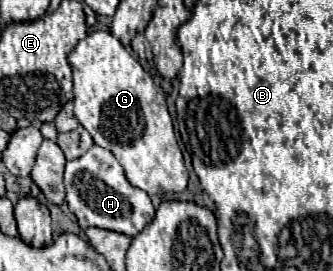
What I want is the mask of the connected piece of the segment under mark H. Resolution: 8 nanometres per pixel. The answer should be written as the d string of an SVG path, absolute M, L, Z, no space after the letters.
M92 145L82 157L66 163L64 185L68 191L68 209L76 215L76 221L82 229L100 227L106 231L136 237L156 213L148 193L138 187L132 187L116 157L100 145Z

